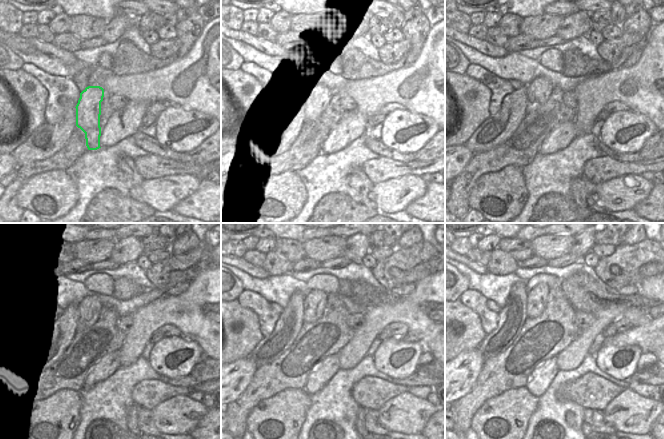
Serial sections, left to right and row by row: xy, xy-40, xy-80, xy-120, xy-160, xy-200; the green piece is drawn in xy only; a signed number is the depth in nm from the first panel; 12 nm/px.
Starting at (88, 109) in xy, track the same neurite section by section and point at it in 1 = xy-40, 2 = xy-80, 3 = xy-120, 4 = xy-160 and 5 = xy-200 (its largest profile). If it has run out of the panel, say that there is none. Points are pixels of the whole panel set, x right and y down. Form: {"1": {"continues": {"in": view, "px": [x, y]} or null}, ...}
{"1": {"continues": {"in": "xy-40", "px": [312, 94]}}, "2": {"continues": {"in": "xy-80", "px": [539, 89]}}, "3": {"continues": {"in": "xy-120", "px": [90, 307]}}, "4": {"continues": {"in": "xy-160", "px": [315, 300]}}, "5": {"continues": {"in": "xy-200", "px": [538, 296]}}}

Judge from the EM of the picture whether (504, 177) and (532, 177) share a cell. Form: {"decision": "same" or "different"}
{"decision": "different"}

